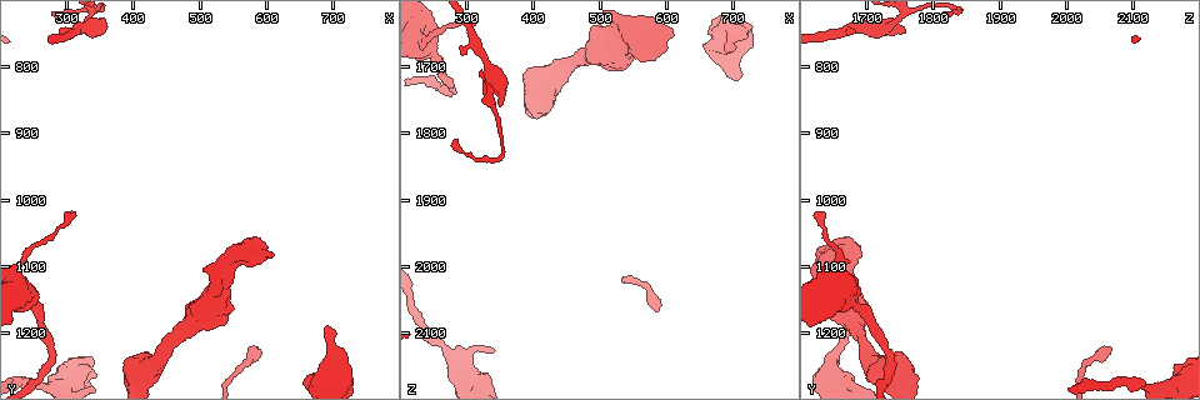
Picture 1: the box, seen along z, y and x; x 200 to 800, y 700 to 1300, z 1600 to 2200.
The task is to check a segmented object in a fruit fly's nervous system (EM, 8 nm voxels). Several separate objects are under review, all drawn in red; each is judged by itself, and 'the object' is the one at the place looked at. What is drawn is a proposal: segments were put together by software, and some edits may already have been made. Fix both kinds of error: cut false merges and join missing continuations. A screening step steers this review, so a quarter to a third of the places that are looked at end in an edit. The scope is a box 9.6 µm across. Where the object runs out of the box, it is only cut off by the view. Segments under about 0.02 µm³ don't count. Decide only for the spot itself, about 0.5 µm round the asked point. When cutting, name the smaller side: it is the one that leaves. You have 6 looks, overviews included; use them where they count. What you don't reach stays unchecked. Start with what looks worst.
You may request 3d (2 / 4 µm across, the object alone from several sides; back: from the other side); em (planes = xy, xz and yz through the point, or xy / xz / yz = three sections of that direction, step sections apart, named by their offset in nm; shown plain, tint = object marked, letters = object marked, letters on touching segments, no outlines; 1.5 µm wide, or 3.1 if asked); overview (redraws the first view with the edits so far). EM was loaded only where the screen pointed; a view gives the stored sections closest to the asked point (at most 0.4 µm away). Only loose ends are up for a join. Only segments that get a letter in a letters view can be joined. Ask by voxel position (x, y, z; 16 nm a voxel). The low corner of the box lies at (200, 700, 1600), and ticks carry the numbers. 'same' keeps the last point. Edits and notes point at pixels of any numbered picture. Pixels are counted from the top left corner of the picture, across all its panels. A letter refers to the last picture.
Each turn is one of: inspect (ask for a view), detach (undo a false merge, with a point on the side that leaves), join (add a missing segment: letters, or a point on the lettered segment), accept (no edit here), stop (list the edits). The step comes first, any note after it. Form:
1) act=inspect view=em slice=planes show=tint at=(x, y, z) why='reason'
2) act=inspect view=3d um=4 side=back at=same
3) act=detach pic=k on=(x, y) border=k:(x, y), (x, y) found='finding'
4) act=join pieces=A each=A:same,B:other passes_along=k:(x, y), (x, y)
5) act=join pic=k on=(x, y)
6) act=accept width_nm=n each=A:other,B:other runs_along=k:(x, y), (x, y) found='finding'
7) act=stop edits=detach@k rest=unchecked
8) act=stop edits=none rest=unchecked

act=inspect view=em slice=planes show=letters at=(350, 755, 1760)

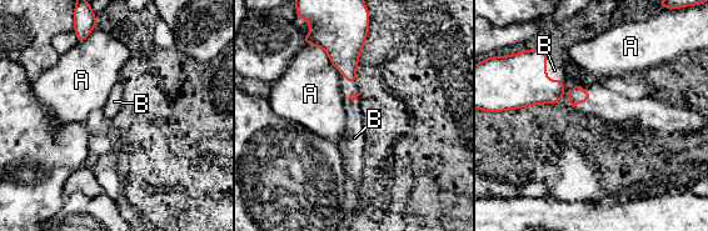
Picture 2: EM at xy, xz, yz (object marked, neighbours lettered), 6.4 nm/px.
act=join pieces=B each=A:other,B:same passes_along=2:(508, 83), (546, 74), (554, 70) found='the neuron continues'

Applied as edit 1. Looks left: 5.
act=inspect view=overview

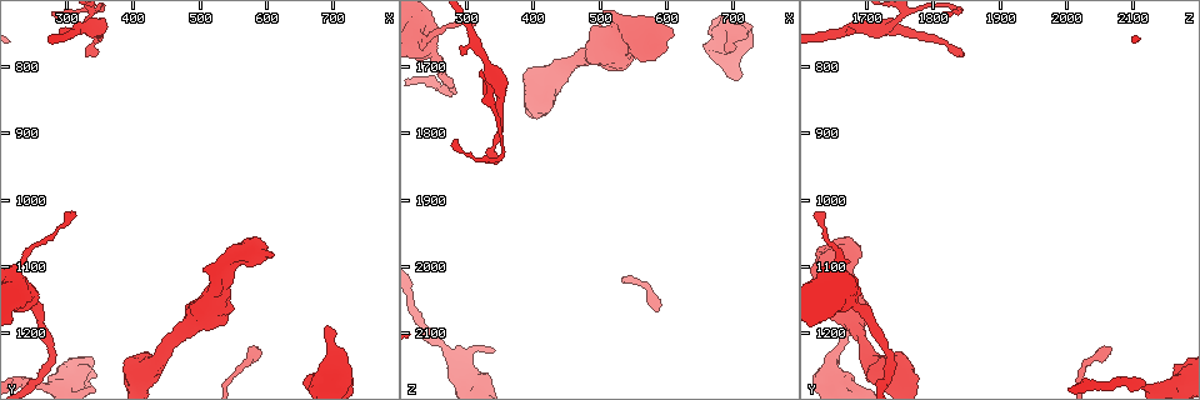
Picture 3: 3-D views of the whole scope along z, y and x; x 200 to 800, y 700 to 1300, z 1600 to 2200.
act=inspect view=em slice=planes show=letters at=(610, 1085, 1650) why='an open end'

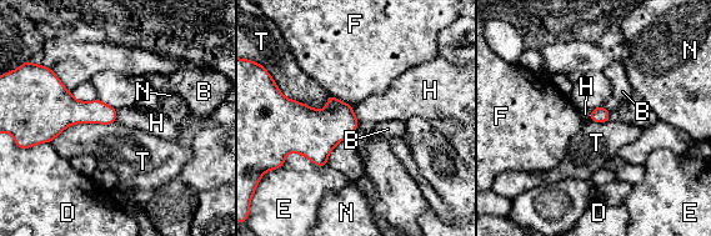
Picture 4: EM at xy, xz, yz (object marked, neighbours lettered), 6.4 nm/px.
act=accept each=B:other,D:other,E:other,F:other,H:other,N:other,T:other border=4:(351, 106), (359, 122) found='none of them fits'

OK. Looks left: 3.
act=inspect view=em slice=planes show=letters at=(260, 1170, 1700) why='sudden change in width'

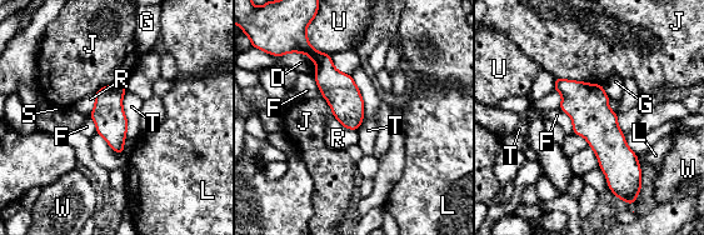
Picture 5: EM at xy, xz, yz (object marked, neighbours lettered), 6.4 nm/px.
act=accept each=D:other,F:other,G:other,J:other,L:other,R:other,S:other,T:other,U:other,W:other runs_along=5:(558, 81), (598, 124), (620, 186) found='one neuron here'

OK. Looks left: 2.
act=stop edits=join@2 rest=unchecked

